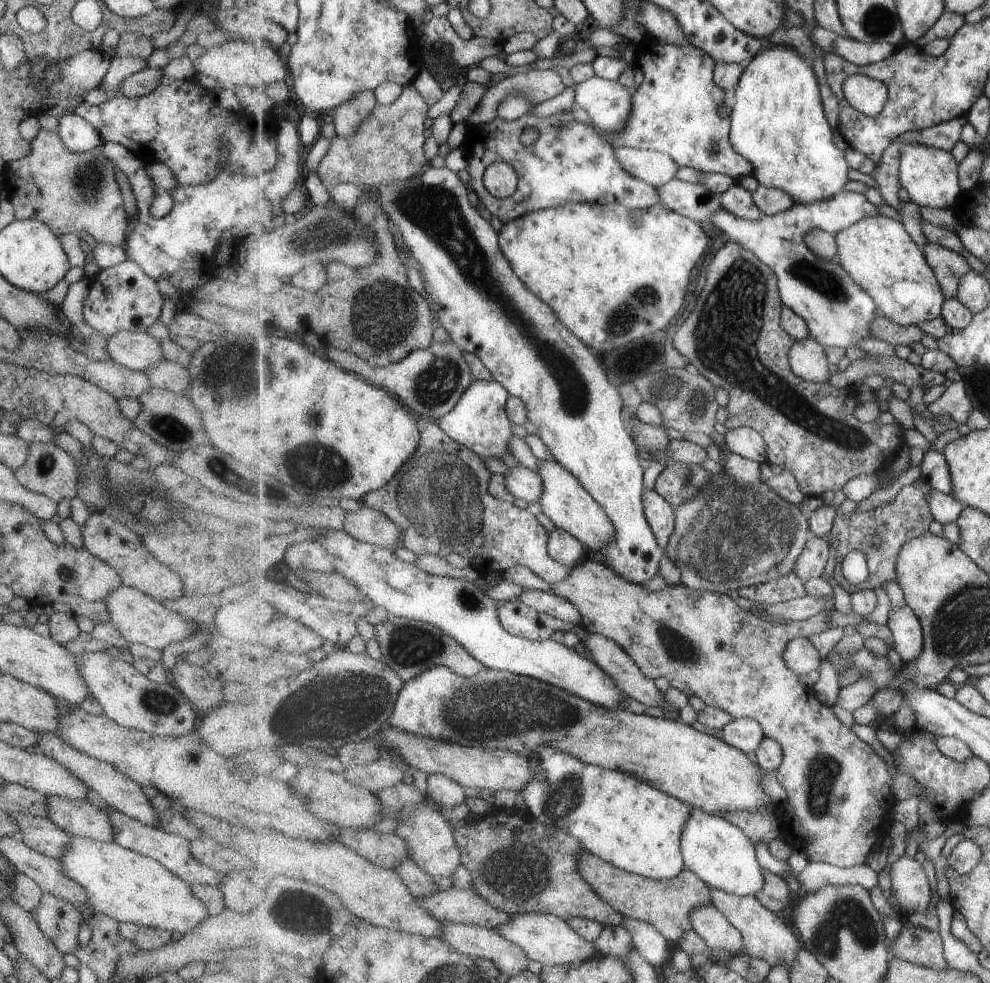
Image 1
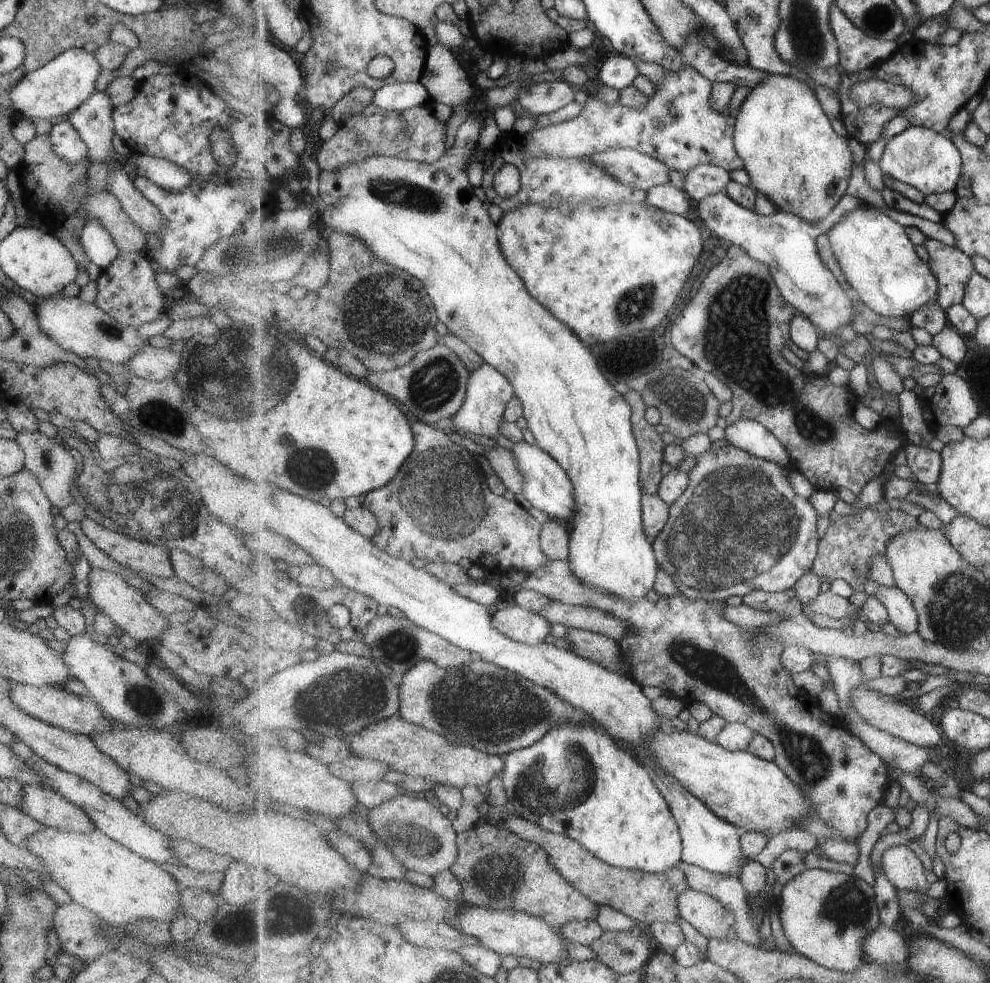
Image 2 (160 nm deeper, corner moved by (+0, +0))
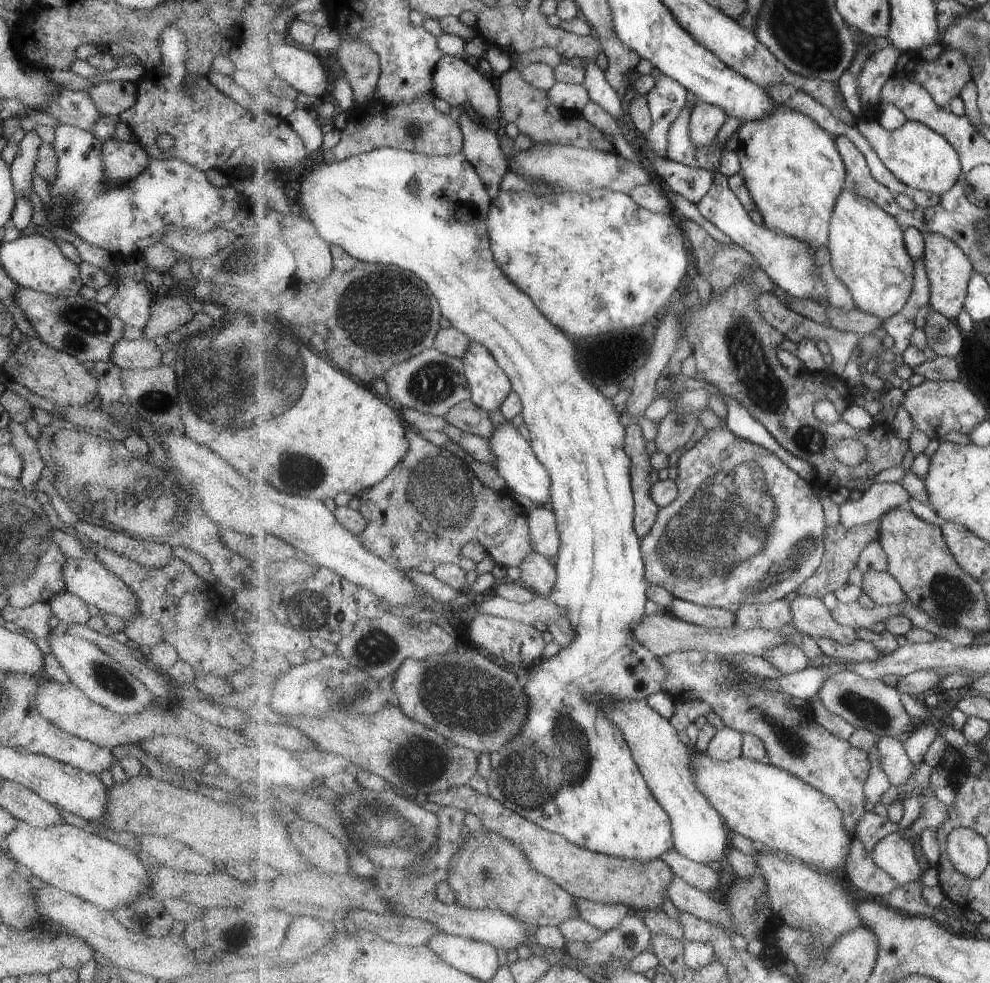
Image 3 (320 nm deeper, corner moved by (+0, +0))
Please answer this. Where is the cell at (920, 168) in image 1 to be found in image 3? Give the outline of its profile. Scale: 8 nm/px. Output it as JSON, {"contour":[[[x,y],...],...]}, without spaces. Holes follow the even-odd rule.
{"contour":[[[868,118],[861,120],[858,128],[886,167],[907,186],[940,196],[949,192],[959,180],[962,162],[958,150],[942,134],[926,124],[908,120],[901,128],[890,131],[883,128],[877,118]]]}

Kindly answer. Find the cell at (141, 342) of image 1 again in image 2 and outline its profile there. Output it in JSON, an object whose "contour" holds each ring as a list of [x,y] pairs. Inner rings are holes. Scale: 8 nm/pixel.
{"contour":[[[61,293],[54,297],[44,299],[39,306],[34,308],[39,328],[47,334],[55,344],[63,350],[69,350],[81,359],[93,358],[108,361],[113,365],[125,365],[145,348],[145,341],[141,340],[135,328],[119,324],[101,312],[93,302],[83,302],[81,298],[67,298]]]}

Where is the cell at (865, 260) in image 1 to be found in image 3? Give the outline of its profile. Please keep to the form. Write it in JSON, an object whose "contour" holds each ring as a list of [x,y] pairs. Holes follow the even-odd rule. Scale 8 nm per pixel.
{"contour":[[[847,188],[837,199],[830,222],[832,265],[847,284],[856,307],[879,318],[892,318],[905,308],[915,288],[916,262],[907,250],[905,231],[898,219],[870,198]]]}

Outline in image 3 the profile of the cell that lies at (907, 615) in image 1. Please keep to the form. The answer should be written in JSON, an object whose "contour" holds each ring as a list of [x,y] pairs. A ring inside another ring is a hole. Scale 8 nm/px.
{"contour":[[[886,570],[883,572],[867,572],[863,574],[862,591],[864,591],[876,605],[901,604],[908,599],[903,586]]]}

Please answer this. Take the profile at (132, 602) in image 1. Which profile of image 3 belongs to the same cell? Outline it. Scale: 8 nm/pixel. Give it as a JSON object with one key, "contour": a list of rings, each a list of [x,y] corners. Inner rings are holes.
{"contour":[[[86,555],[77,560],[65,558],[65,562],[61,566],[61,574],[63,574],[63,582],[65,582],[64,590],[83,600],[85,605],[92,604],[102,613],[117,616],[123,622],[131,620],[131,616],[137,616],[135,594],[121,582],[121,578],[117,578],[111,570],[107,570],[99,560]]]}

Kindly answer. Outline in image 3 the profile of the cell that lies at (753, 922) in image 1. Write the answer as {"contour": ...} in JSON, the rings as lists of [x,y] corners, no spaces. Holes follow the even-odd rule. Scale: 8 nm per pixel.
{"contour":[[[676,849],[661,854],[660,860],[675,872],[676,877],[683,878],[685,882],[701,891],[713,890],[719,886],[719,874],[705,864],[695,862],[680,854]]]}

